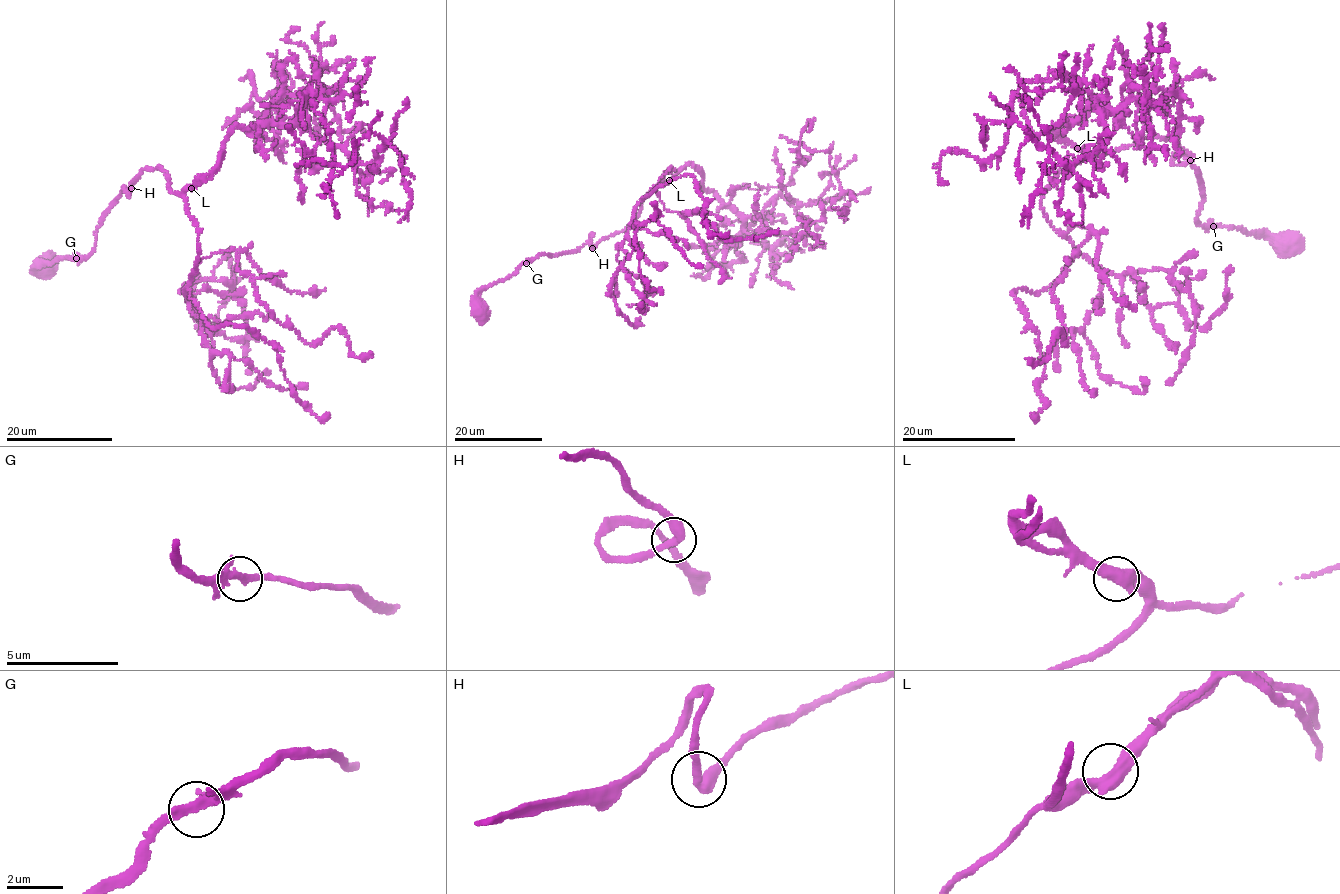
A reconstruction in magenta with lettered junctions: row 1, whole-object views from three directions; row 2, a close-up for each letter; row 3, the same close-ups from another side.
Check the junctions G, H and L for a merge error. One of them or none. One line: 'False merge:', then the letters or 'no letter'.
False merge: no letter

